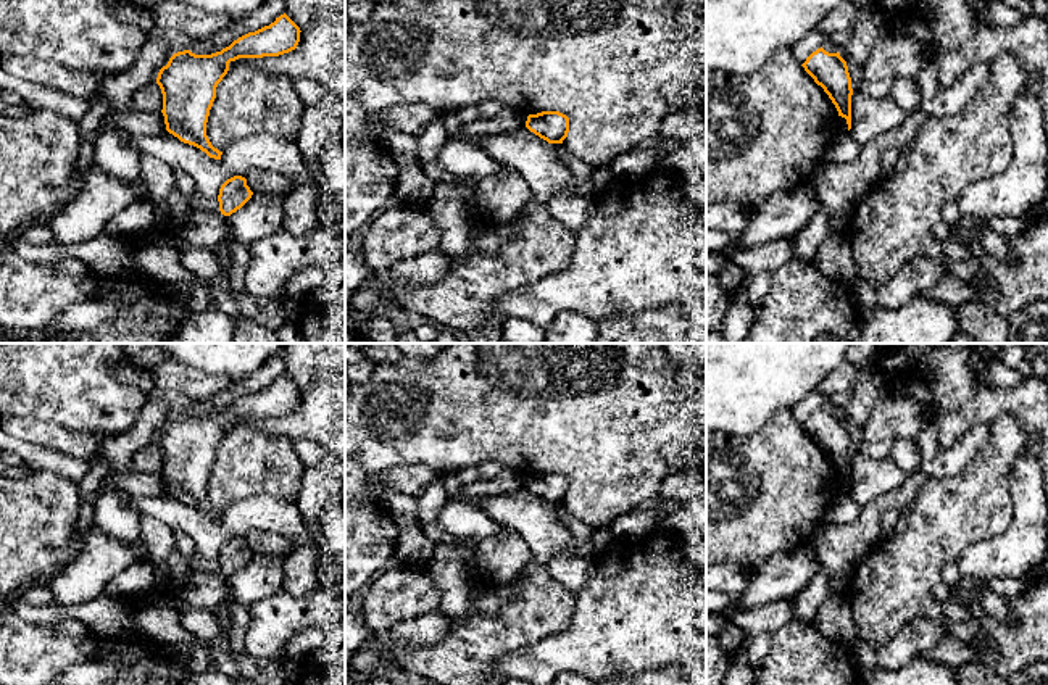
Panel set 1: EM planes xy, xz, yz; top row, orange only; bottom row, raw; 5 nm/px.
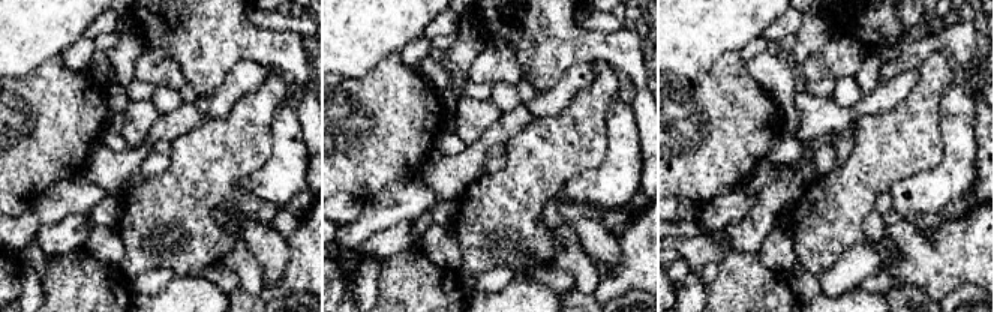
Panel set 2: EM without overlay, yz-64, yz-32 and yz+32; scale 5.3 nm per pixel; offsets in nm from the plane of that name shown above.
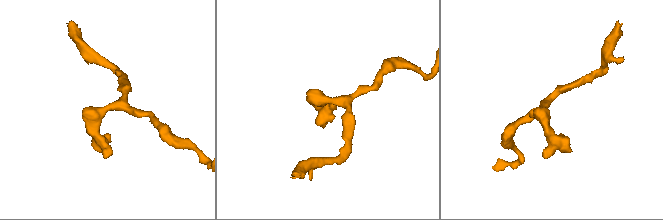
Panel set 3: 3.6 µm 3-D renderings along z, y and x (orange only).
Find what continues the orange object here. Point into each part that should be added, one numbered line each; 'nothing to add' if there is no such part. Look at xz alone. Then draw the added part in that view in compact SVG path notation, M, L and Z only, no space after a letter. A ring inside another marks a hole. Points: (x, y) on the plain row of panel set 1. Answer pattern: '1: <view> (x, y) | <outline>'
nothing to add

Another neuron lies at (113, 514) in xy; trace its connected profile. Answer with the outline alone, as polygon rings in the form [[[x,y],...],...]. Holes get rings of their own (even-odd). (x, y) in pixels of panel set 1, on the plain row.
[[[108,492],[95,500],[92,527],[129,545],[140,538],[140,516],[127,500]]]

